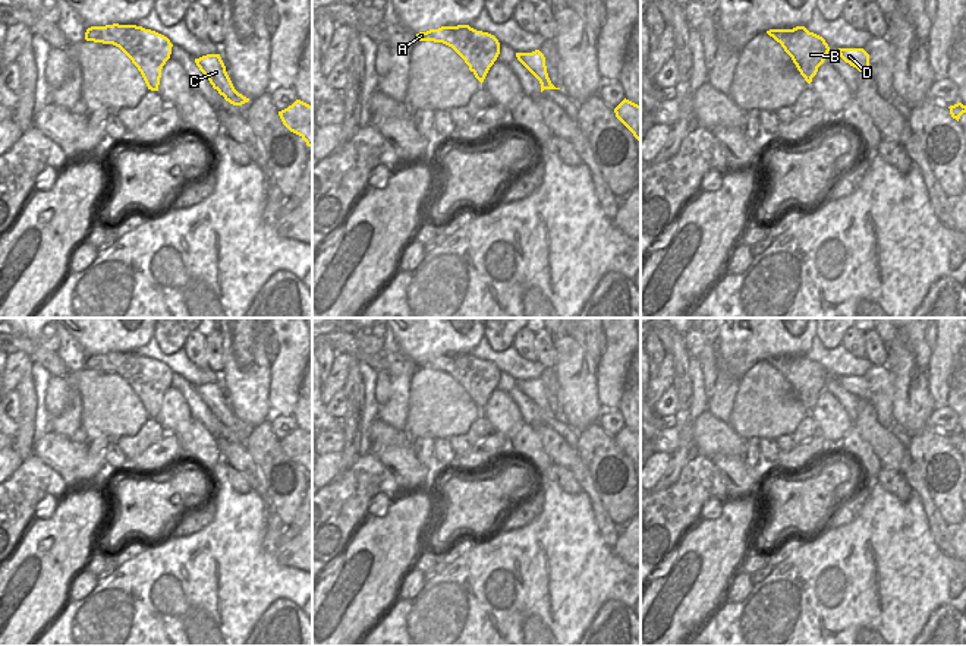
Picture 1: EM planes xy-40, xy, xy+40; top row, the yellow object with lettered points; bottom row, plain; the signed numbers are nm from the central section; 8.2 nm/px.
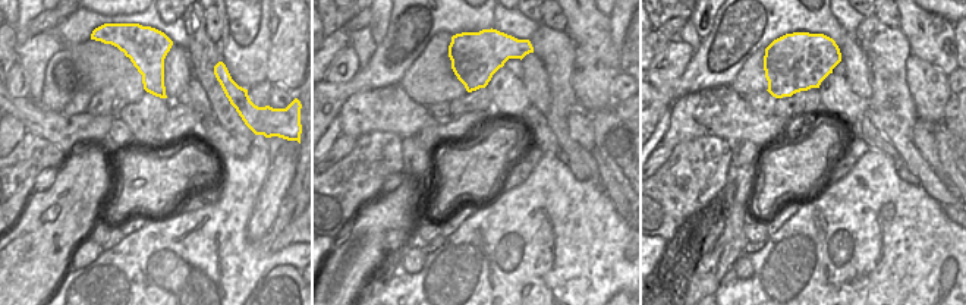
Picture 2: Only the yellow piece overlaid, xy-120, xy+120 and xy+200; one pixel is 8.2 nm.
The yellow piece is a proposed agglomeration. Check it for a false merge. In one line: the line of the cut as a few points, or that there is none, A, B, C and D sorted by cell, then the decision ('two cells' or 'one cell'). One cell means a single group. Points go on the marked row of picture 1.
cut in xy+40 along (796, 63), (799, 69); A B / C D; two cells

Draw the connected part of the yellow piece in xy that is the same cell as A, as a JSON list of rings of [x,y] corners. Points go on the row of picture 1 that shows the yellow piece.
[[[469,25],[429,29],[416,34],[416,40],[443,42],[451,47],[481,83],[500,54],[500,42],[494,35],[476,31]]]

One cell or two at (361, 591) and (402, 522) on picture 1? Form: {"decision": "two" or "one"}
{"decision": "one"}

